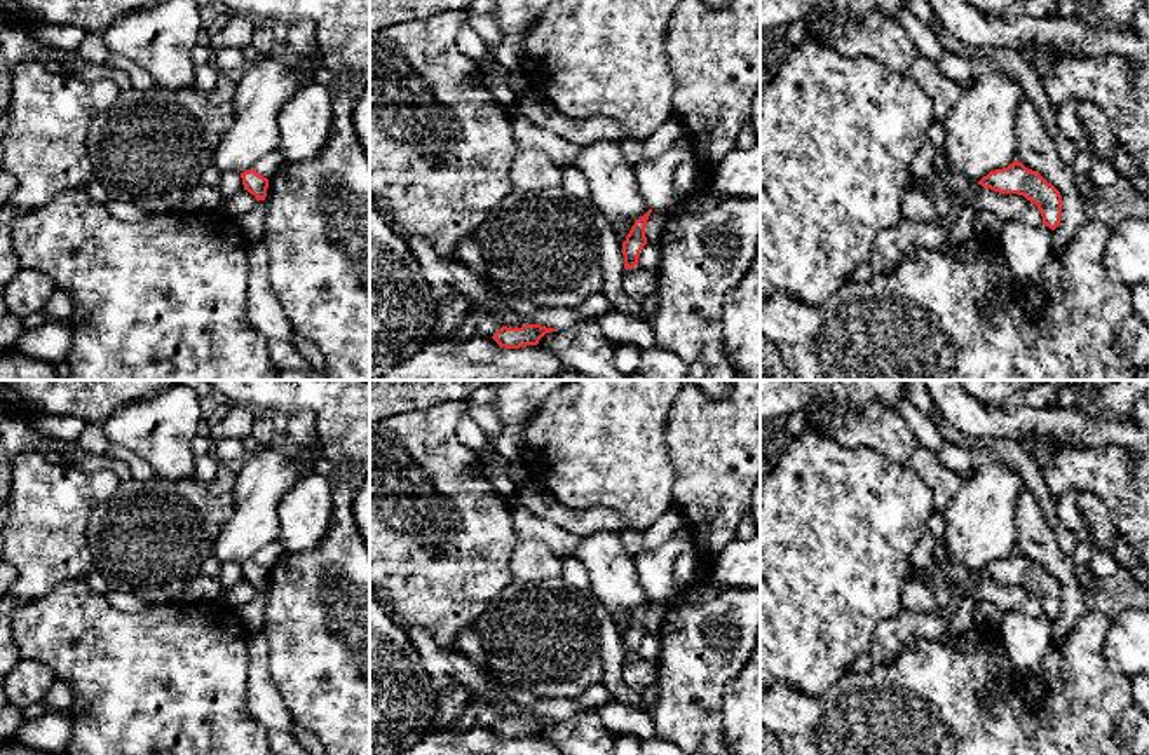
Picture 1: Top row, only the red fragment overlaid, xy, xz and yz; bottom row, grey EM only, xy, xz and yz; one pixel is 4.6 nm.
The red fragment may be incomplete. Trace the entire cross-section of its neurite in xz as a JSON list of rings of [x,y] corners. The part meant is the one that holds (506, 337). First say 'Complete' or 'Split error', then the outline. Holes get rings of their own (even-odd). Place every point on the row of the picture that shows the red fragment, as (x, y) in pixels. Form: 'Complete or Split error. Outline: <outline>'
Complete. Outline: [[[525,324],[521,328],[502,326],[492,338],[506,349],[520,349],[527,345],[537,345],[539,340],[554,328],[546,328],[541,324]]]

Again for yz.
Complete. Outline: [[[1015,160],[1008,167],[990,171],[978,185],[999,194],[1018,194],[1037,206],[1043,225],[1055,230],[1062,218],[1062,195],[1039,173]]]

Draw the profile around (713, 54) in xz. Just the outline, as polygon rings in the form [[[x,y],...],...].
[[[680,0],[670,23],[670,31],[666,35],[666,58],[670,70],[675,77],[675,94],[673,94],[673,112],[678,122],[683,126],[685,134],[692,139],[690,157],[703,167],[704,185],[708,173],[736,148],[738,134],[750,124],[751,105],[757,87],[760,85],[760,0],[731,0],[724,9],[711,9],[703,0]]]

